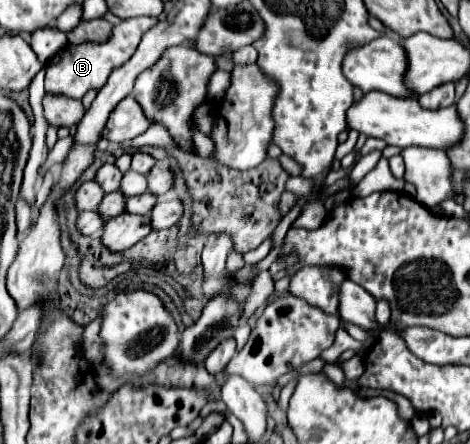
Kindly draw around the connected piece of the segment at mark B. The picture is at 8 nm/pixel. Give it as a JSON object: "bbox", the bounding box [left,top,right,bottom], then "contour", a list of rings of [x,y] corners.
{"bbox":[45,17,157,99],"contour":[[[135,17],[127,19],[121,25],[113,27],[113,35],[105,43],[85,43],[79,47],[65,47],[63,53],[59,53],[55,59],[47,63],[47,75],[45,75],[45,91],[53,95],[63,95],[71,99],[81,99],[89,89],[101,89],[109,77],[109,73],[123,65],[131,53],[135,53],[135,47],[139,45],[141,35],[151,29],[157,23],[155,17]]]}

